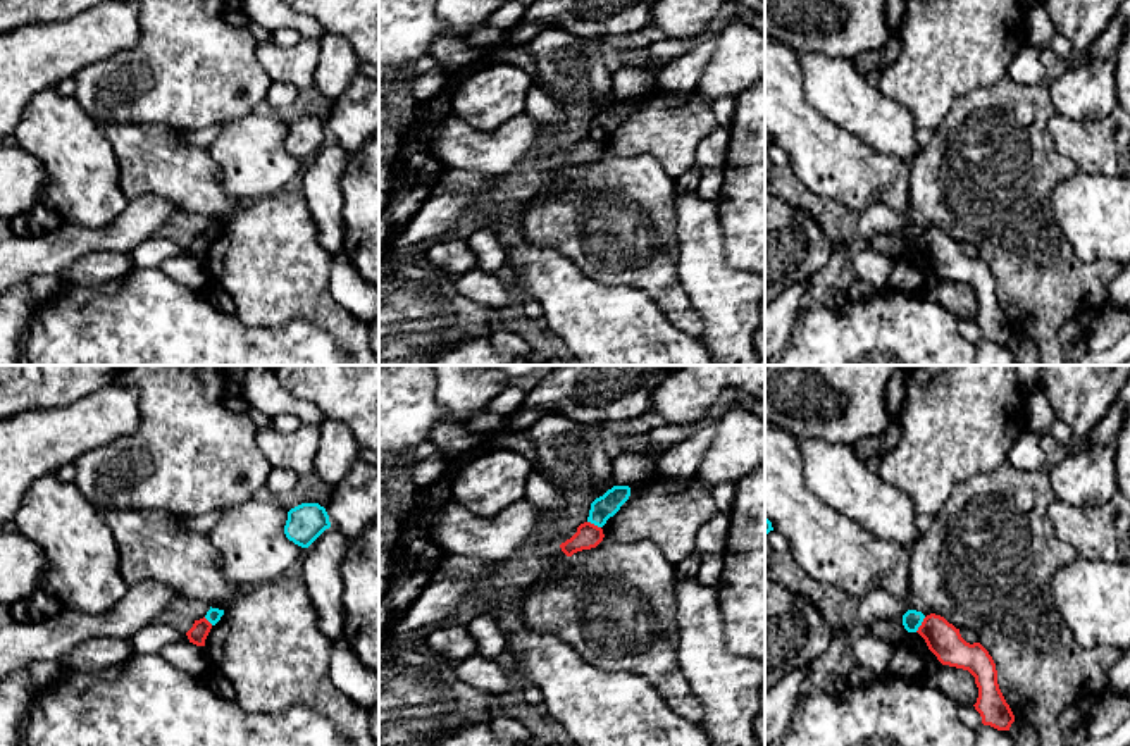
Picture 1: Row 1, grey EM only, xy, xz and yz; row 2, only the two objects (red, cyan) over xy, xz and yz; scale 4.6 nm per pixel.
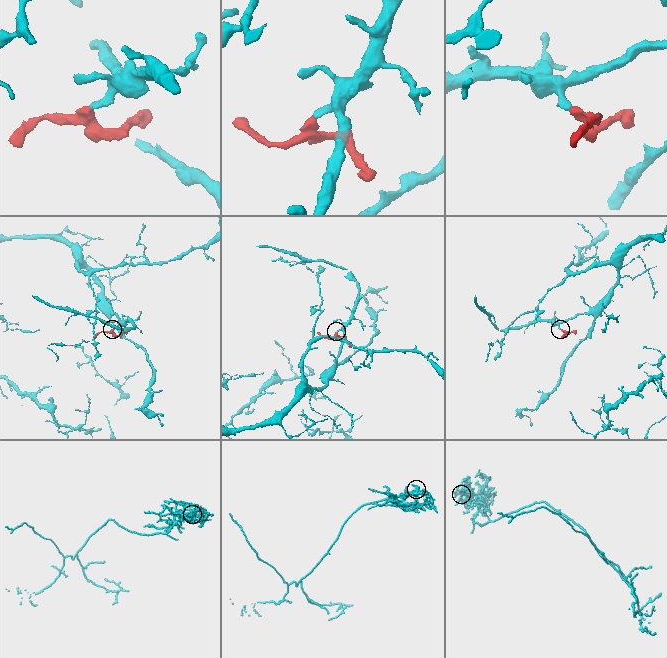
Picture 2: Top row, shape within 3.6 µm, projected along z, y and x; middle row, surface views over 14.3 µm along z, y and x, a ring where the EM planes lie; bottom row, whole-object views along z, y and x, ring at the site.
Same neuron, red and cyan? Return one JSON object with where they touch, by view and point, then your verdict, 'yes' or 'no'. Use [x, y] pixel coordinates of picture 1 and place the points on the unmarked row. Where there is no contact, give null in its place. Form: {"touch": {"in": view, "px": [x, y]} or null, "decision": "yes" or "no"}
{"touch": {"in": "yz", "px": [922, 238]}, "decision": "no"}

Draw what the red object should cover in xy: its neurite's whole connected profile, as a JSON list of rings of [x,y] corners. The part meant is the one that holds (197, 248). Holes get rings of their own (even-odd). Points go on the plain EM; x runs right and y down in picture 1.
[[[203,231],[195,234],[193,241],[186,246],[189,257],[196,260],[205,260],[205,253],[212,243],[212,238]]]

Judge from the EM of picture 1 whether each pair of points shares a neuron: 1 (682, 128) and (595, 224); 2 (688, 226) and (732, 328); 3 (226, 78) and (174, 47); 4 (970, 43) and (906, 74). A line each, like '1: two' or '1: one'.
1: two
2: one
3: one
4: one

